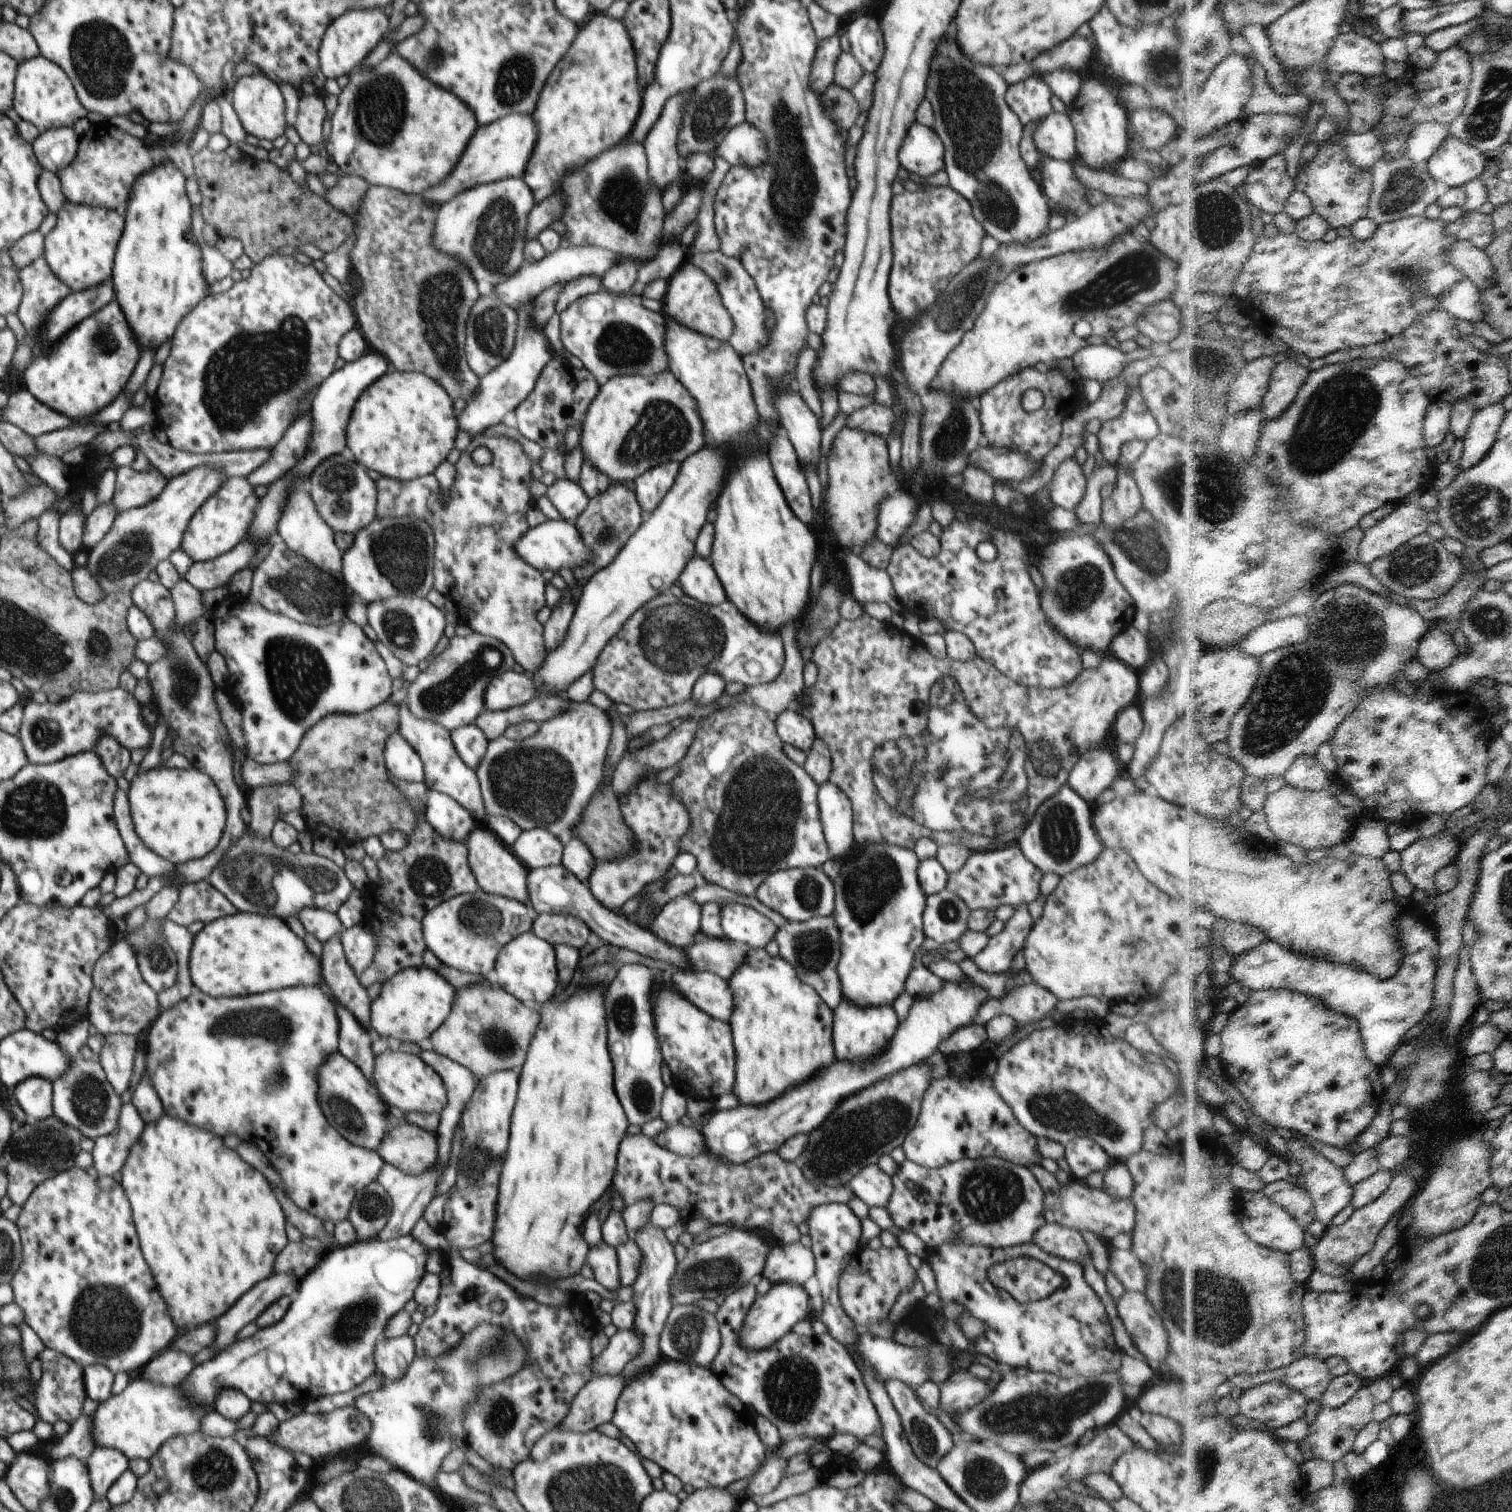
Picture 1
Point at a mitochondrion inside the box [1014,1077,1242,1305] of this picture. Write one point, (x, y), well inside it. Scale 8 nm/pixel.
(1062, 1111)

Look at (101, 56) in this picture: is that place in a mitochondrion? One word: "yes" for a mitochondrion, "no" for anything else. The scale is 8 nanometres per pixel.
yes

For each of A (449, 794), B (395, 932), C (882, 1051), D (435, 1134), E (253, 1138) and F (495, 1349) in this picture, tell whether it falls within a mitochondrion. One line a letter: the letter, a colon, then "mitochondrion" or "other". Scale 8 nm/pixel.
A: other
B: other
C: other
D: other
E: other
F: mitochondrion

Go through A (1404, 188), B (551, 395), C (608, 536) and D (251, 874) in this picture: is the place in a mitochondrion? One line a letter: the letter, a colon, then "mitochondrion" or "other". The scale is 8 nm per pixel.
A: mitochondrion
B: mitochondrion
C: mitochondrion
D: mitochondrion

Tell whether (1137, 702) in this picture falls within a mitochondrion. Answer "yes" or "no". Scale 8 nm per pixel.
no

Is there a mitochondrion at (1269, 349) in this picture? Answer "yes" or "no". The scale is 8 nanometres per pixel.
no

